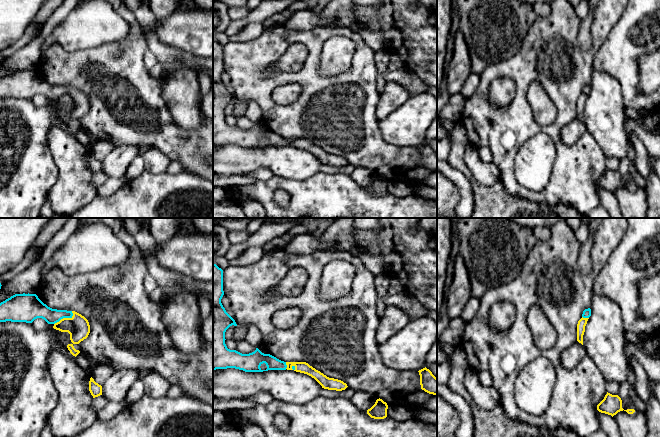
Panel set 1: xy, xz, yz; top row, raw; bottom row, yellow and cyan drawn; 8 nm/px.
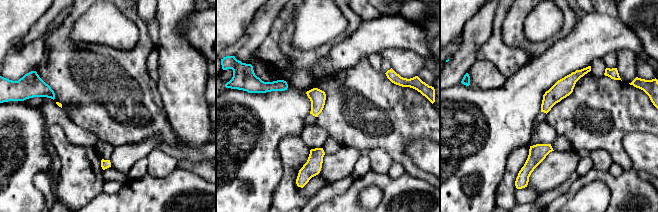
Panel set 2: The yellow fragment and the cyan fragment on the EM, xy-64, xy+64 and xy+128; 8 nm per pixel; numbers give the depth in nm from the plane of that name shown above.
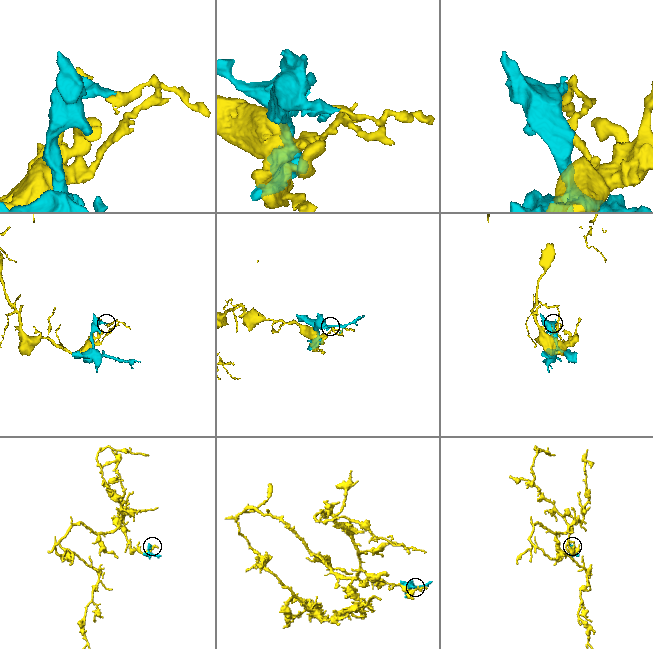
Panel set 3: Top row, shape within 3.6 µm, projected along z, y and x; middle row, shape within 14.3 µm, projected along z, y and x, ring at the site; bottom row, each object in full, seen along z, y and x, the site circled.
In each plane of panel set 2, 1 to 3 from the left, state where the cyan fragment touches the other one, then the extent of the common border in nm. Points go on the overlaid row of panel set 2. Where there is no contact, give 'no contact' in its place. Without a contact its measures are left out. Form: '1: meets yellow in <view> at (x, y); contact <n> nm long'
1: no contact
2: no contact
3: no contact

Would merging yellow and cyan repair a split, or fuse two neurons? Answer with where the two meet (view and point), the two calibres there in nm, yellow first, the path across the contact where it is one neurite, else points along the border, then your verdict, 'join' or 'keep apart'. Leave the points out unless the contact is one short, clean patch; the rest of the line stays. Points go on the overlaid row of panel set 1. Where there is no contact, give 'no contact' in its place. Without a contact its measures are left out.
xy (65, 318) | 180/150 nm | keep apart

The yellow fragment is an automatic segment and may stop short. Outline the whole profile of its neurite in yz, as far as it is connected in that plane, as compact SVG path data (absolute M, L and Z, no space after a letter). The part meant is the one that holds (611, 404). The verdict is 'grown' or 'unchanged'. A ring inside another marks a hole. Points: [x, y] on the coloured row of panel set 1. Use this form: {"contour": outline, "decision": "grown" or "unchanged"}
{"contour": "M607 392L604 399L597 405L597 410L613 417L624 409L622 408L621 398L618 395L612 395Z", "decision": "unchanged"}

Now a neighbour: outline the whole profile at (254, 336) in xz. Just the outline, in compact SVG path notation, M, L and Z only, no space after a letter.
M250 325L247 326L247 334L244 339L257 348L262 345L263 336L258 327Z

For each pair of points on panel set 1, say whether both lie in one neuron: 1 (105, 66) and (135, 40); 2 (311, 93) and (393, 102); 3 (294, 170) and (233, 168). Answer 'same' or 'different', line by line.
1: same
2: different
3: same

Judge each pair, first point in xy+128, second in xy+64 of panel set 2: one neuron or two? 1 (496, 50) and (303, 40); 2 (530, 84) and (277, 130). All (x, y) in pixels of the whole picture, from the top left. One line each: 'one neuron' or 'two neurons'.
1: one neuron
2: one neuron

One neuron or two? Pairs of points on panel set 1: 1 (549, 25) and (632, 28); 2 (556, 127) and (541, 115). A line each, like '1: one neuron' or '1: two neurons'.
1: two neurons
2: two neurons

